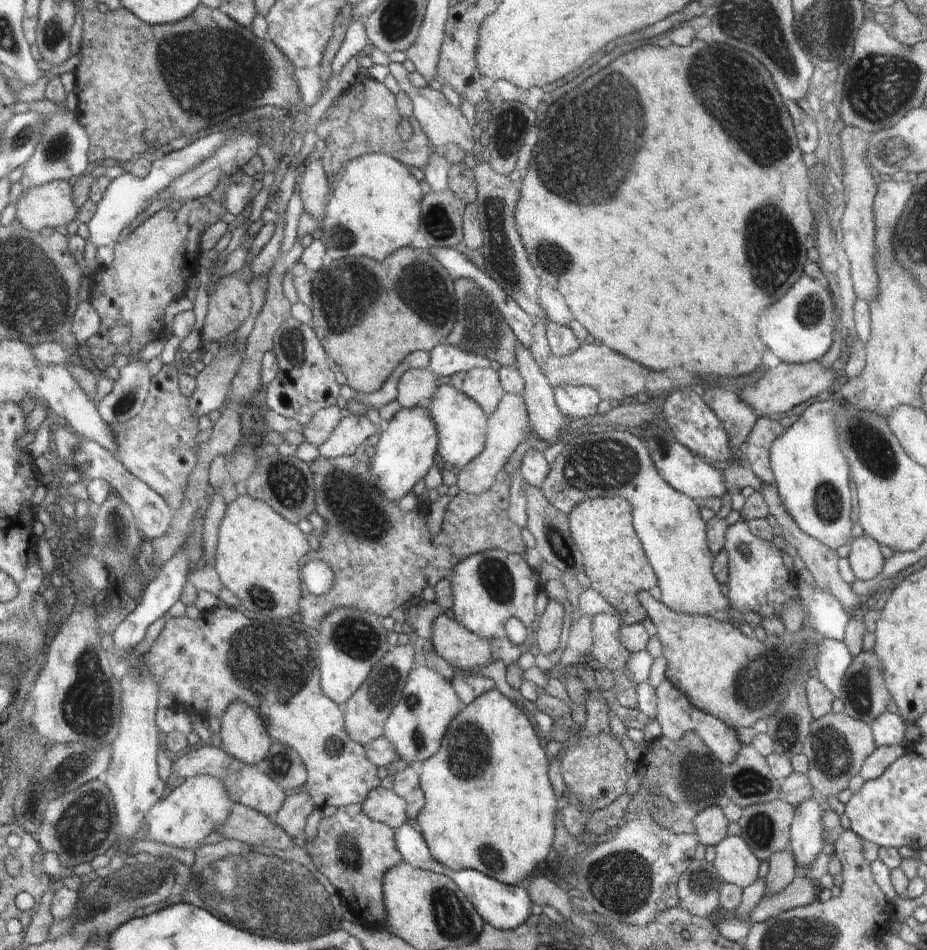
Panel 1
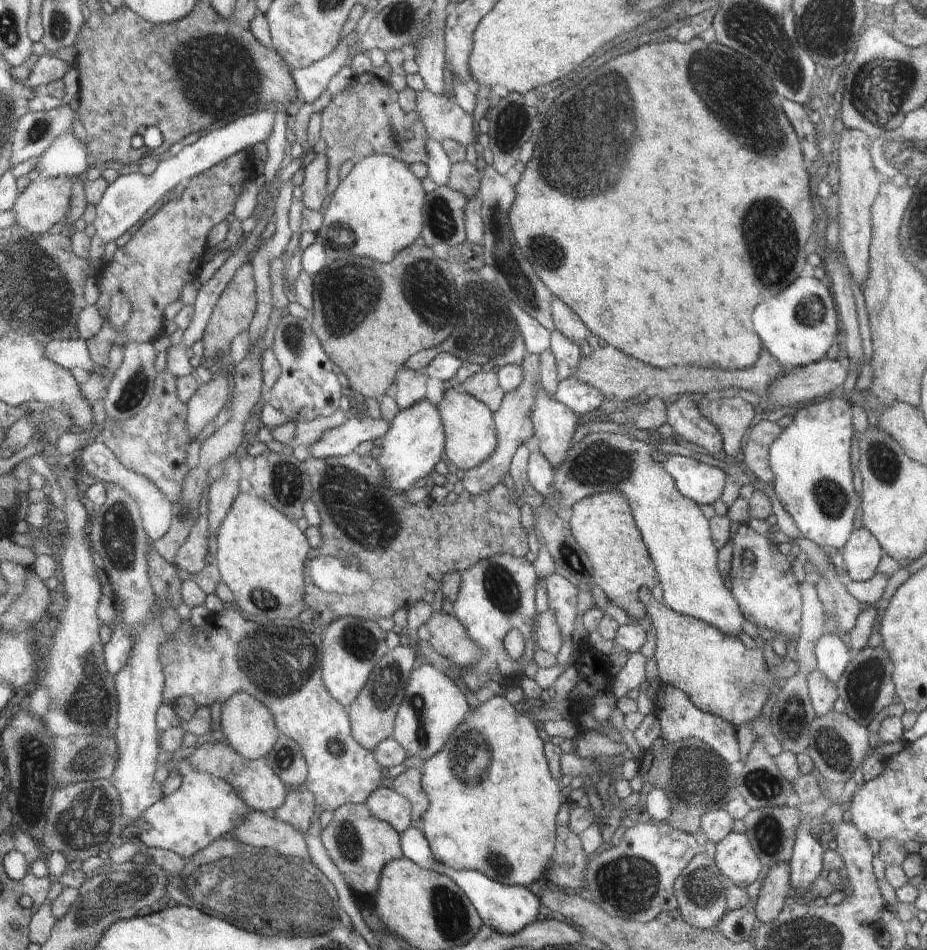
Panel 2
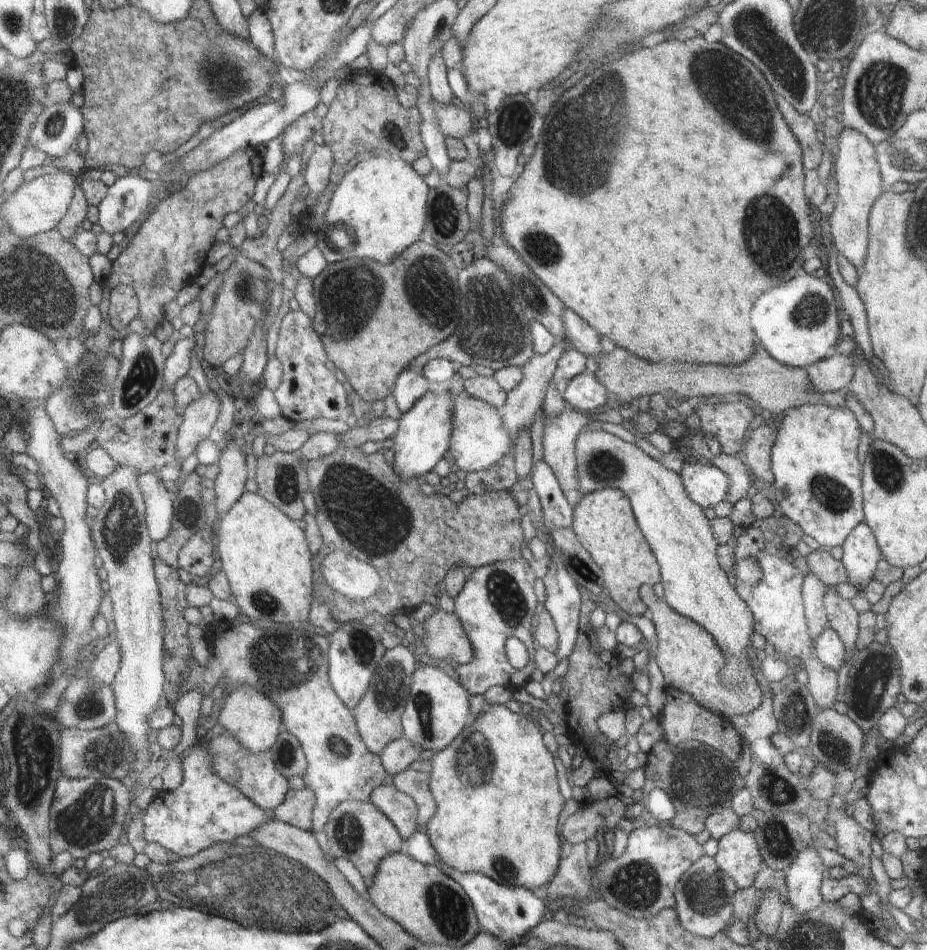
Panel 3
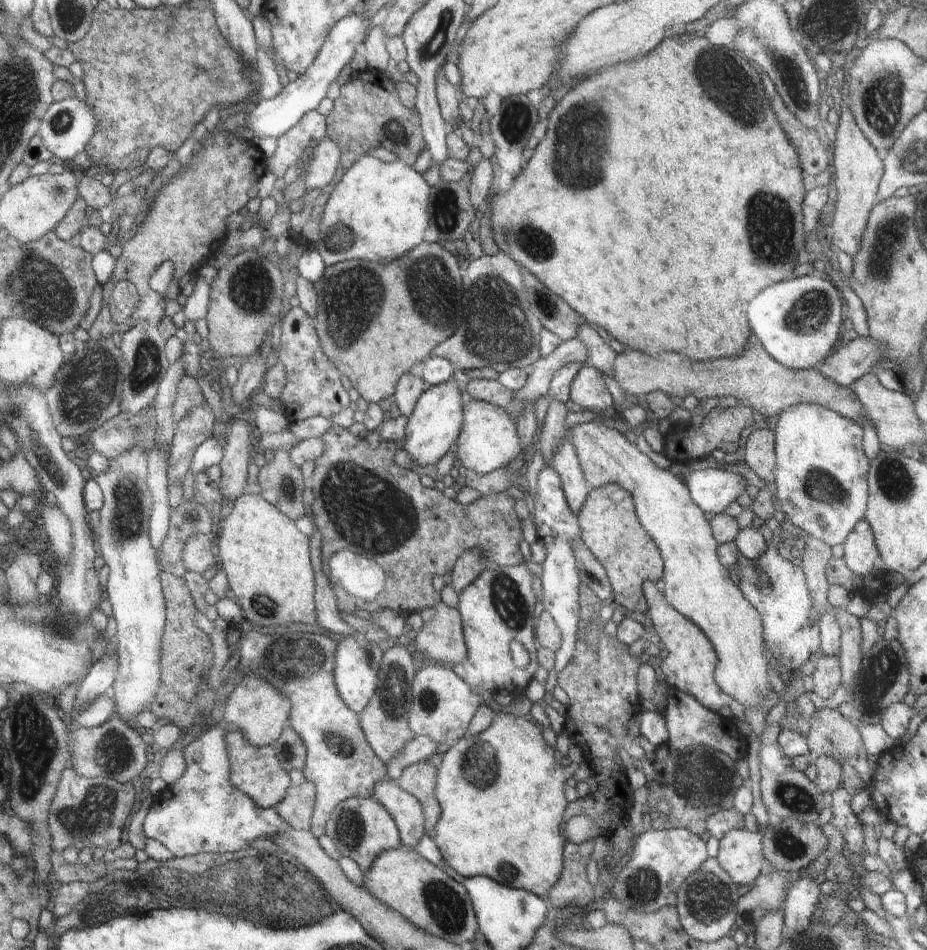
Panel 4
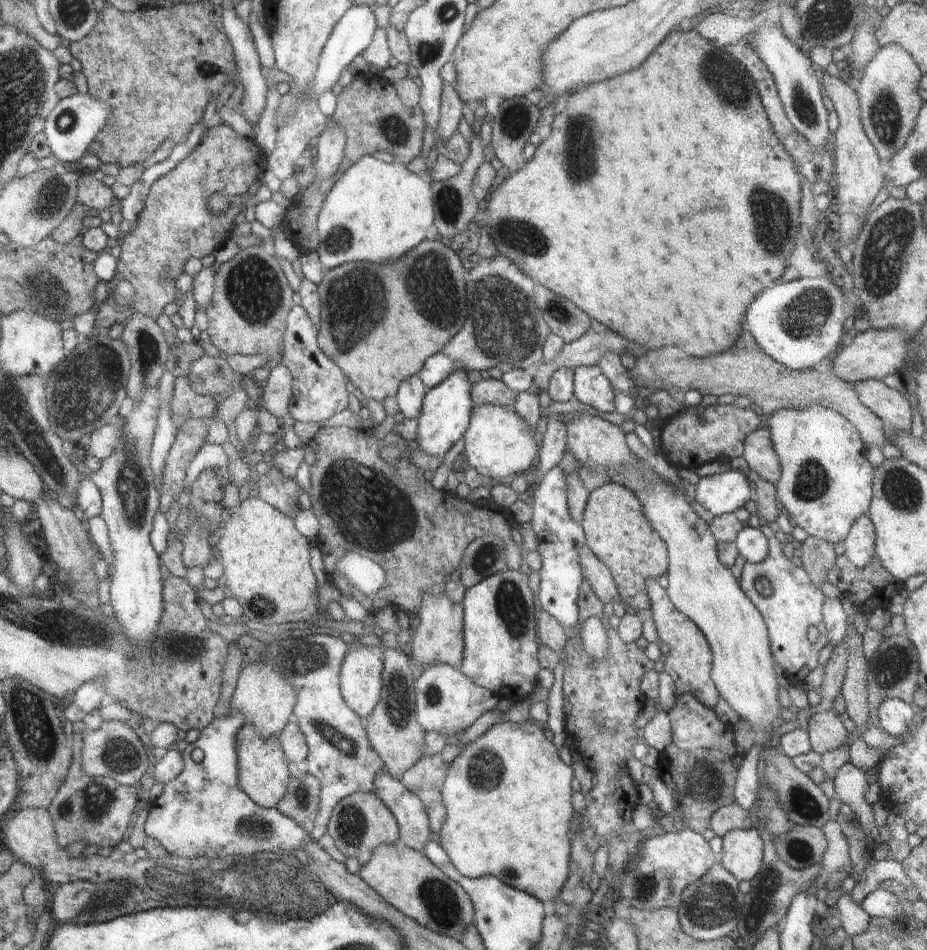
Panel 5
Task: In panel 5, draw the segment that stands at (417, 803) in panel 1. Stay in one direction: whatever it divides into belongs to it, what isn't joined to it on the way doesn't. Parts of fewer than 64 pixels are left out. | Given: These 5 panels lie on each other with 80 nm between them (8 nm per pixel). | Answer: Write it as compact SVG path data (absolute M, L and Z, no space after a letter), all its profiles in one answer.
M441 753L424 756L400 779L400 782L424 805L435 839L442 832L447 820L447 807L444 804L442 790L449 766Z

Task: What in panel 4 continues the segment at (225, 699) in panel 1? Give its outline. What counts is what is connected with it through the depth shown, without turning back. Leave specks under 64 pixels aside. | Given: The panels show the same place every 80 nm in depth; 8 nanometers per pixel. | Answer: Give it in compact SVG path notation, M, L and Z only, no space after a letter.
M245 626L239 637L238 650L242 666L267 681L272 688L278 689L280 693L287 696L288 700L292 700L292 728L296 728L296 733L306 748L305 768L302 771L306 781L312 782L317 790L314 818L311 820L309 832L319 839L326 834L328 820L331 819L338 805L352 797L373 797L375 788L380 781L383 781L389 772L389 767L368 744L366 734L362 732L363 728L360 728L358 724L358 716L340 697L334 676L338 643L330 634L320 636L312 632L306 632L306 634L294 632L294 634L284 634L284 636L270 636L262 635L256 630L250 631Z

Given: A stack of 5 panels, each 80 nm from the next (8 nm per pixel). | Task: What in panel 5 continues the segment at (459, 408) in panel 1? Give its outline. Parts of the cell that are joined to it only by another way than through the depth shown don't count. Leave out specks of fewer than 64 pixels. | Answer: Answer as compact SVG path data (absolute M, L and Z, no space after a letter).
M490 404L478 405L472 410L471 426L464 435L466 444L462 454L477 473L494 480L495 483L508 483L513 477L533 468L532 460L536 458L540 446L540 430L537 429L532 434L528 424L514 409Z

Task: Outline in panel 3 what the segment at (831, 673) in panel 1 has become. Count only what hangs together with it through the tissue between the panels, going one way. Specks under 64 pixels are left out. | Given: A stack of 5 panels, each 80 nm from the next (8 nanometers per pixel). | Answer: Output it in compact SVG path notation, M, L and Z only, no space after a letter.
M829 626L824 628L815 643L815 657L826 666L837 672L847 662L846 646L839 634Z

